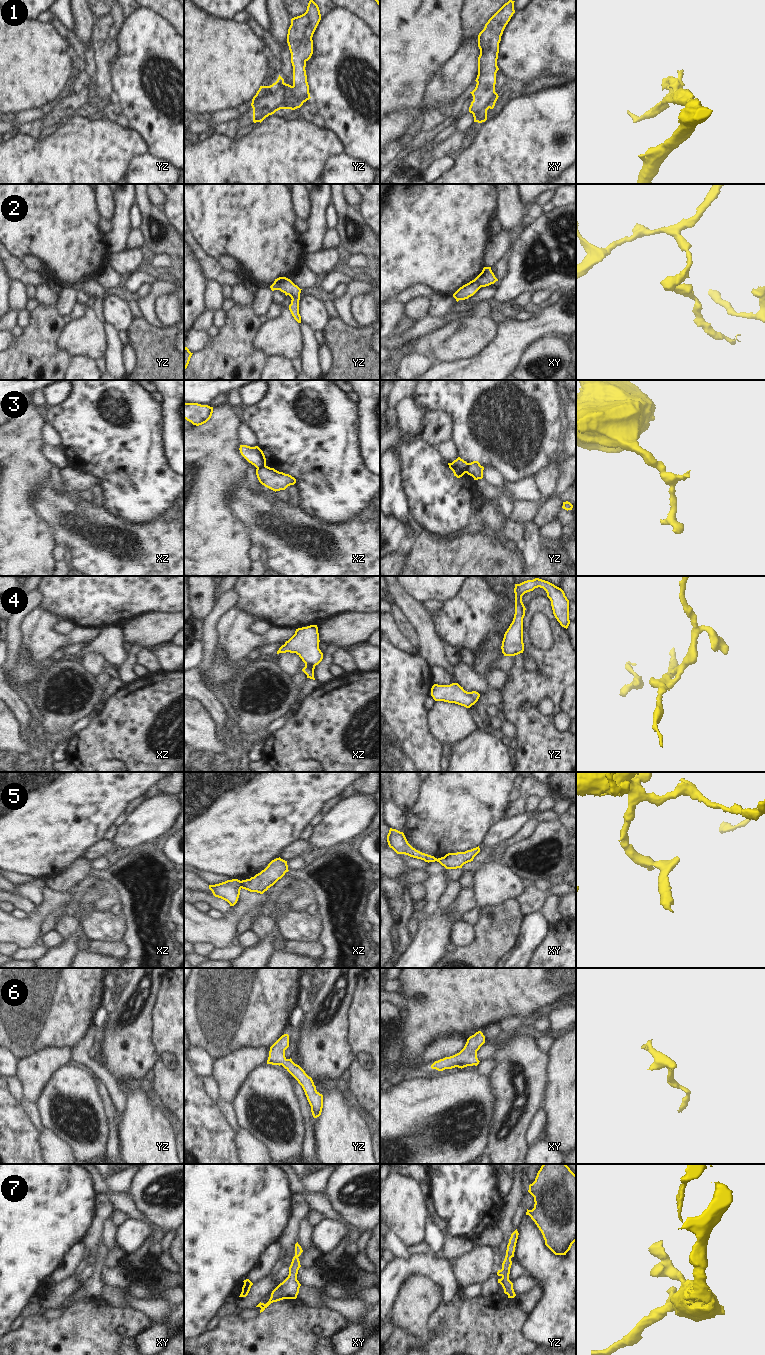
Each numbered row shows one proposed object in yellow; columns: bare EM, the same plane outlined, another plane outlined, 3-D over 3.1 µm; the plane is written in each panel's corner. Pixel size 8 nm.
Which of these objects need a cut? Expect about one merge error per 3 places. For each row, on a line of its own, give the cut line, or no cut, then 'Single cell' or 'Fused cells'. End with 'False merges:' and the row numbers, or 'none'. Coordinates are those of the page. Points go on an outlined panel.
1: No split. Single cell
2: Split along xy (474, 279), (480, 287). Fused cells
3: Split along yz (469, 463), (466, 472). Fused cells
4: No split. Single cell
5: Split along xz (240, 881), (242, 887). Fused cells
6: No split. Single cell
7: No split. Single cell
False merges: 2, 3, 5

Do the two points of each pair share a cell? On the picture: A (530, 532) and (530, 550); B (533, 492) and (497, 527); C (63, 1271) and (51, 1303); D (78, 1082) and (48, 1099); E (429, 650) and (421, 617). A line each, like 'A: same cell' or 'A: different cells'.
A: same cell
B: different cells
C: different cells
D: same cell
E: same cell

